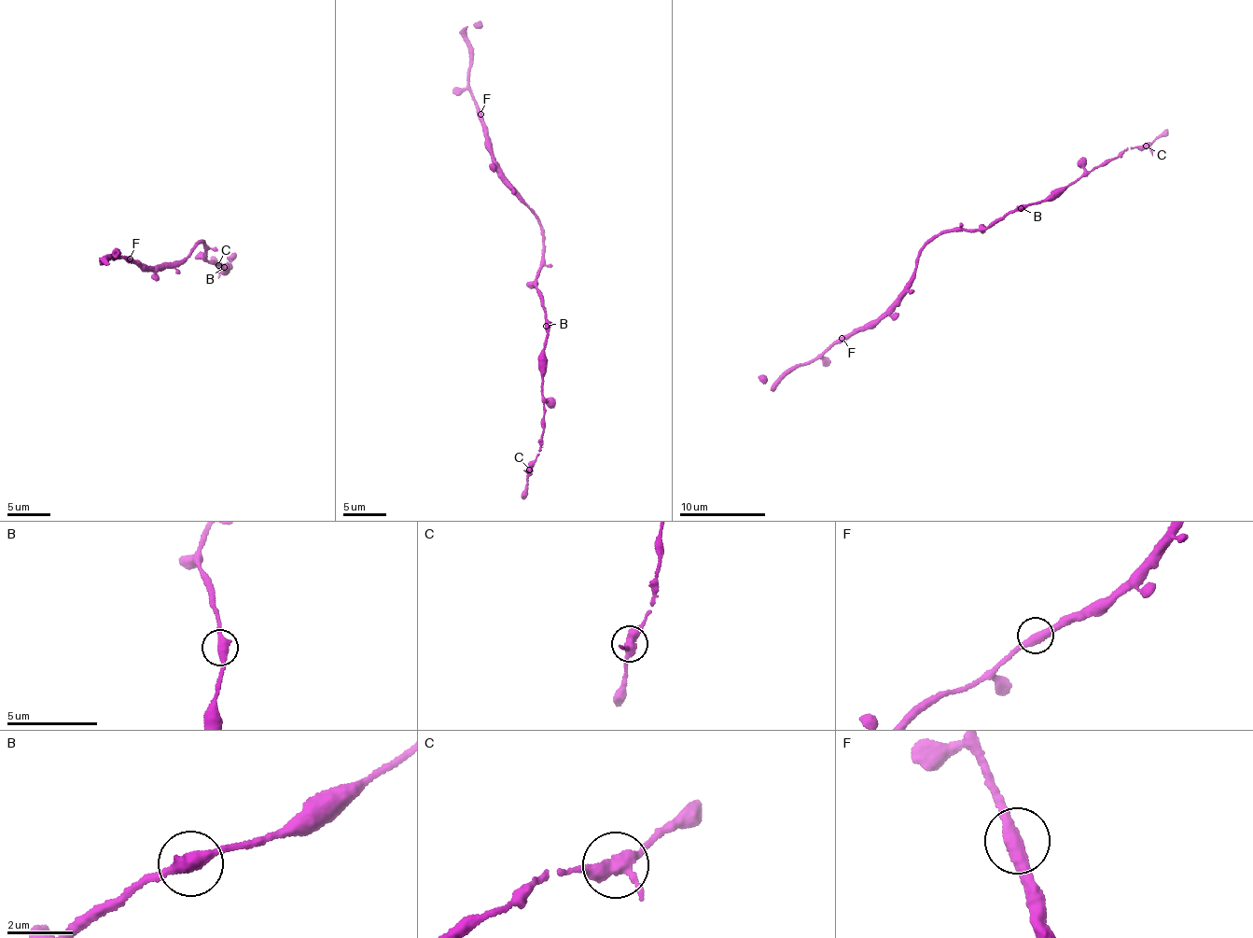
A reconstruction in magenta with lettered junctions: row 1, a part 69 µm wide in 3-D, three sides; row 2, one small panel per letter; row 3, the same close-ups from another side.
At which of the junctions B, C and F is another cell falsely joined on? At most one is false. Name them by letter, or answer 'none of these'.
none of these

